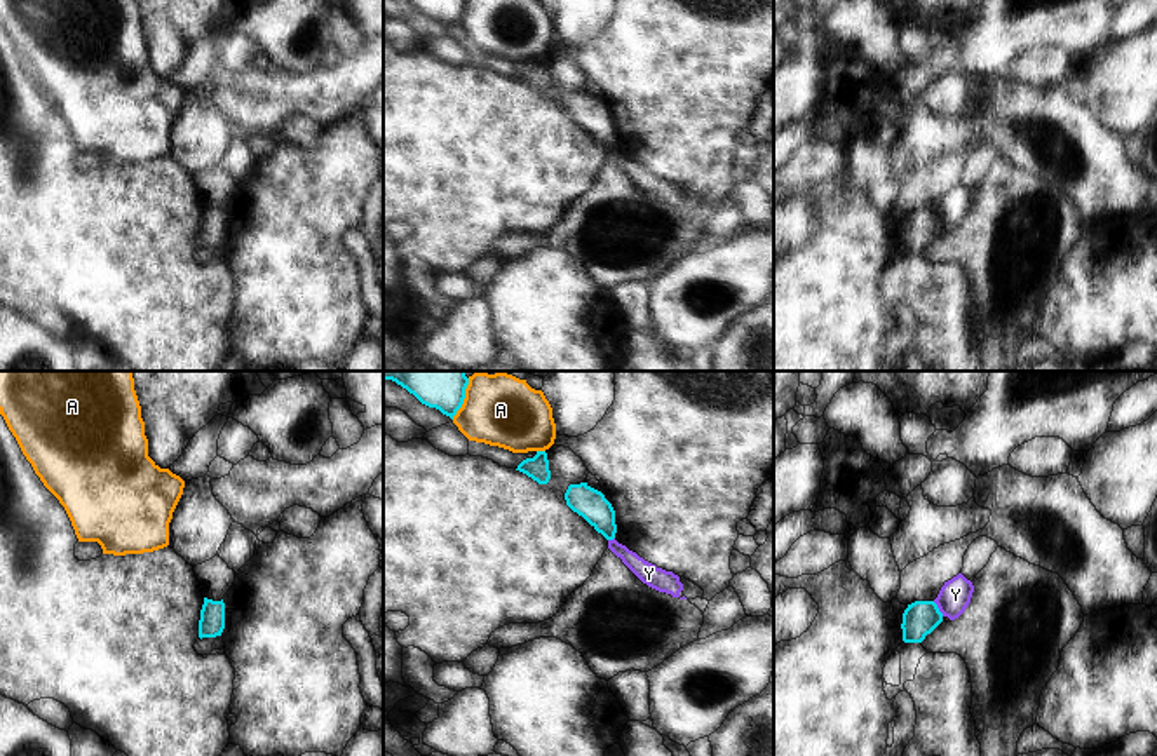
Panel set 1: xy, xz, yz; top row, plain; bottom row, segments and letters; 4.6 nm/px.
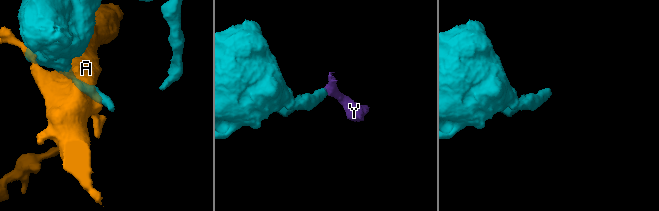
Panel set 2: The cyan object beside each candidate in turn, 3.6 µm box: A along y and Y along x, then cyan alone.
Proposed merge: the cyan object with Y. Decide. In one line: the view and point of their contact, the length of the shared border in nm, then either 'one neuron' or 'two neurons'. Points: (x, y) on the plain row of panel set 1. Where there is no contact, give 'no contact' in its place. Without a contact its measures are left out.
yz (938, 218) | 90 nm | two neurons

